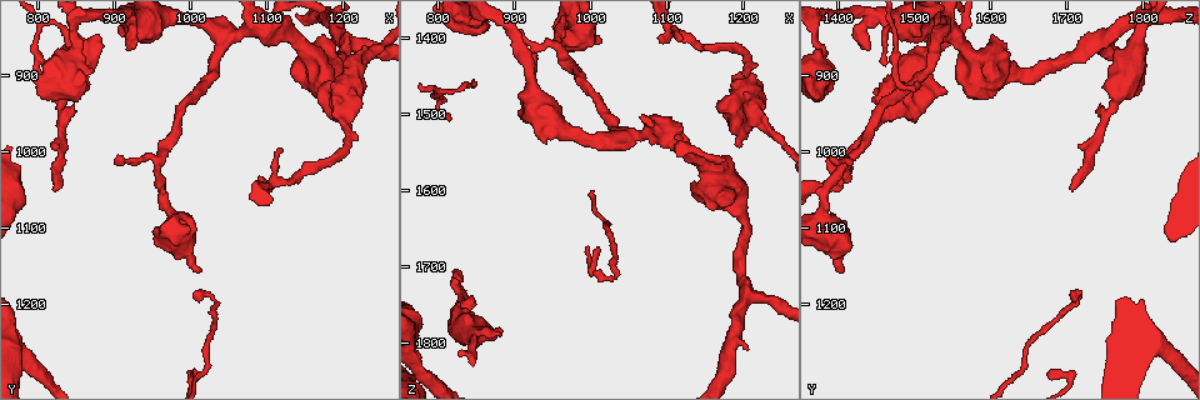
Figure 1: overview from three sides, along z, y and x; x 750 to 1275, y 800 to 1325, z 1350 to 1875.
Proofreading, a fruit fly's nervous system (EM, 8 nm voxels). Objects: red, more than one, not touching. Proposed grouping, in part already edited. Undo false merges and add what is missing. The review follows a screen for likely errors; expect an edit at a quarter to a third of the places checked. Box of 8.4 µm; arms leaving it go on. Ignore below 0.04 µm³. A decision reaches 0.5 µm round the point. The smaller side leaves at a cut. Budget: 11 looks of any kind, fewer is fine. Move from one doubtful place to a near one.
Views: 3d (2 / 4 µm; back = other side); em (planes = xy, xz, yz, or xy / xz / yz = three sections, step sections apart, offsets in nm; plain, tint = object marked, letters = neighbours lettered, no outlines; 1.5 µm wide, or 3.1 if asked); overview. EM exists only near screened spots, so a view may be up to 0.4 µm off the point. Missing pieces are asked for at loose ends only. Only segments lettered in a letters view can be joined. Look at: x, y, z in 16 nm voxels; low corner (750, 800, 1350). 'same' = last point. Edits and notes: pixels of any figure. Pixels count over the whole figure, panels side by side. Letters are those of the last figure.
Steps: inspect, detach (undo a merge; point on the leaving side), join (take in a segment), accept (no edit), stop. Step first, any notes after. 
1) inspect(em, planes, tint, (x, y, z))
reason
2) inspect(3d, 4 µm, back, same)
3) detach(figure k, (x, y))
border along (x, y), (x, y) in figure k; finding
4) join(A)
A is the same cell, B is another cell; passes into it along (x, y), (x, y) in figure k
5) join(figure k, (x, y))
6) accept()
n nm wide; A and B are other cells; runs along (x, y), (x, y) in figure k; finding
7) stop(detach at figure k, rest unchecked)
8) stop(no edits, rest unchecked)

inspect(3d, 4 µm, (825, 1045, 1705))

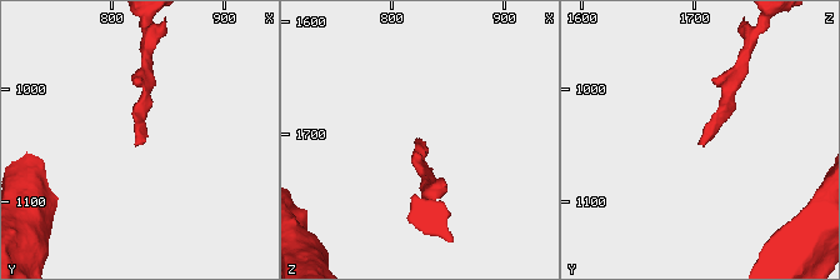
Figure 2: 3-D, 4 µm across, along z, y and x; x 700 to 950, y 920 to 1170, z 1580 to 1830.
inspect(em, xz, step 4, letters, (820, 1050, 1708))

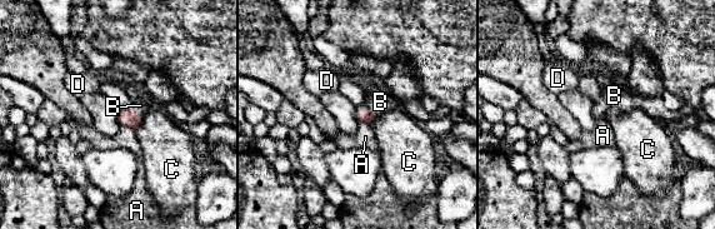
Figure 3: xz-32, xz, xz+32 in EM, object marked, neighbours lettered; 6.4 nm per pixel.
join(B)
B is the same cell, A, C and D are other cells; passes into it along (363, 114), (366, 109), (380, 101) in figure 3; it goes on there

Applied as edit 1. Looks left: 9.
inspect(overview)
redraw

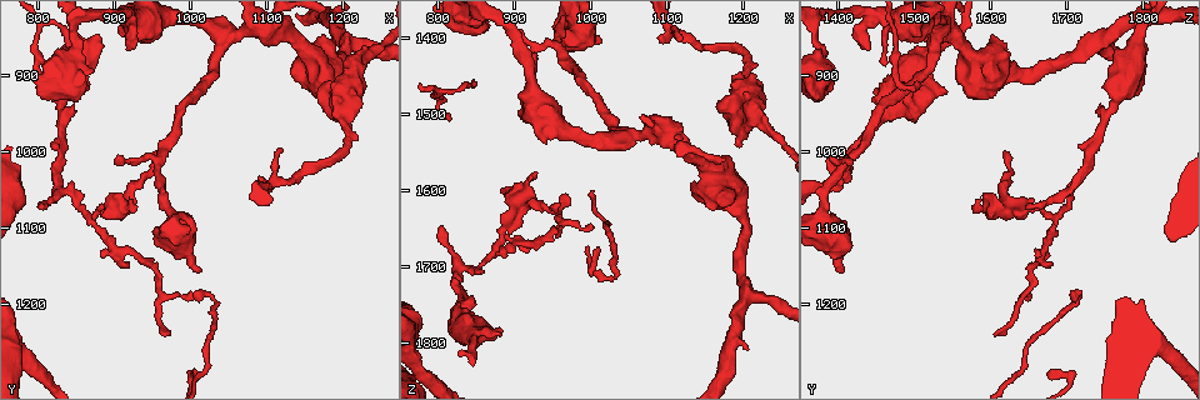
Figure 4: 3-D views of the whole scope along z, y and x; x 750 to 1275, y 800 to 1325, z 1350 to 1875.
inspect(em, xz, step 8, tint, (920, 1150, 1680))

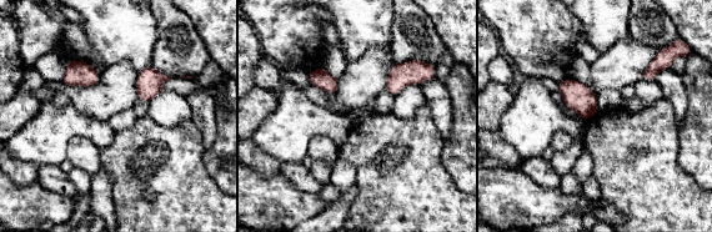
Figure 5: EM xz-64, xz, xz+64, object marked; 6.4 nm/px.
inspect(em, xy, step 4, letters, same)

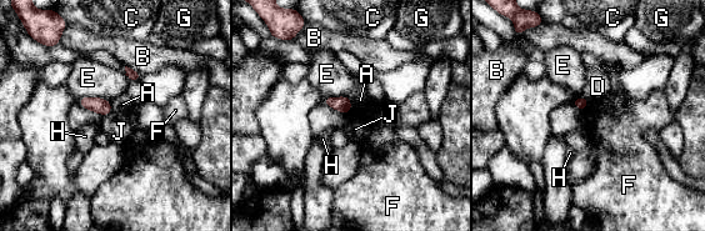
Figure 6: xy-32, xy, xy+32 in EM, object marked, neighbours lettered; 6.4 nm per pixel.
accept()
80 nm wide; E touches over 220 nm; A, B, C, D, E, F, G, H and J are other cells; no lettered segment goes on from it

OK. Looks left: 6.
inspect(3d, 2 µm, (910, 1005, 1385))
thin end

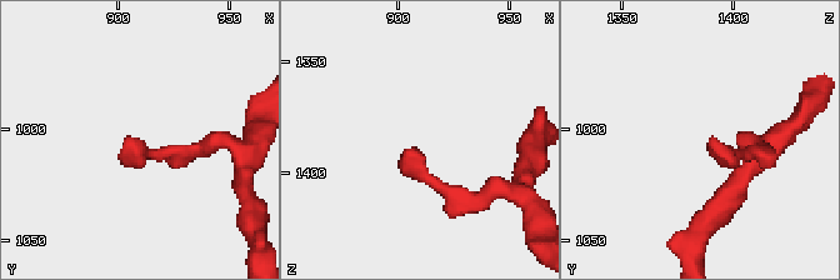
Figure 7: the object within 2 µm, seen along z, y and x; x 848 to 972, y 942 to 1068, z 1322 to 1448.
inspect(em, planes, letters, (908, 1009, 1387))

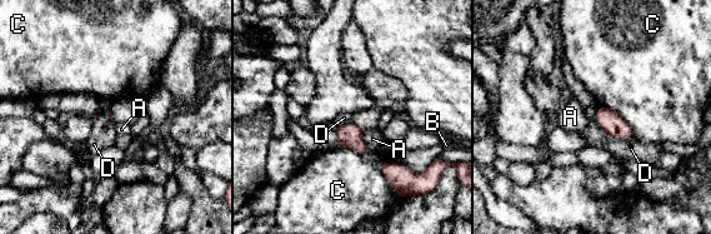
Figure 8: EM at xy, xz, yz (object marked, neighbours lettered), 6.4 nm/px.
accept()
D touches over 280 nm; A, B, C and D are other cells; none of them fits

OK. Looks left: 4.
inspect(em, planes, letters, (1015, 1155, 1410))

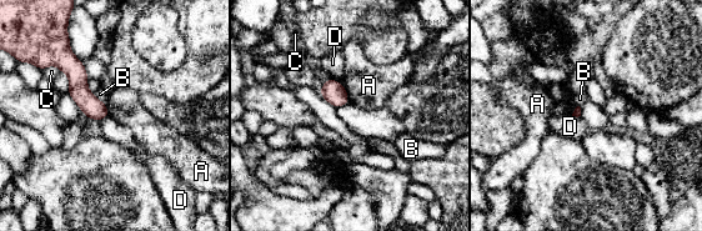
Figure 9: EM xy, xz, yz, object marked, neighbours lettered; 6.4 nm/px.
accept()
A, B, C and D are other cells; border along (341, 84), (350, 101) in figure 9; none of them fits

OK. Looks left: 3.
stop(join at figure 3, rest unchecked)

